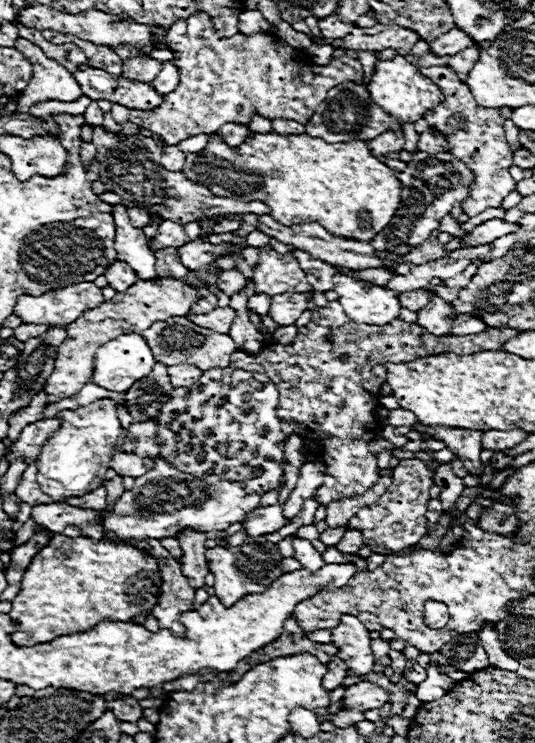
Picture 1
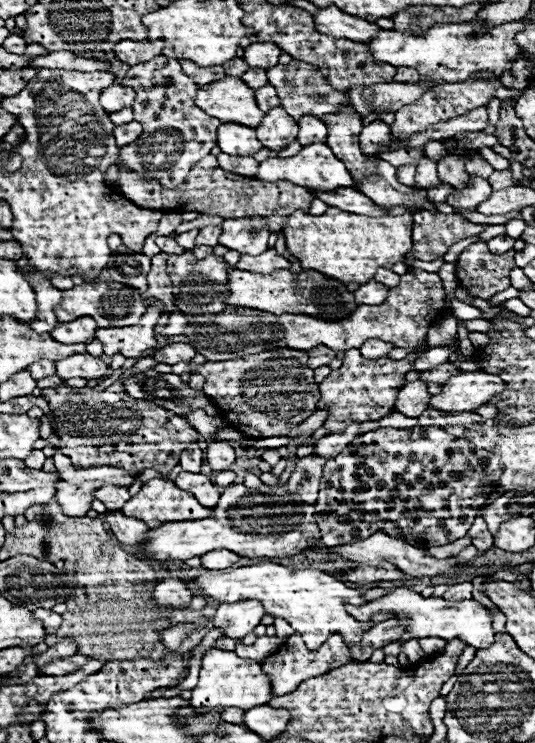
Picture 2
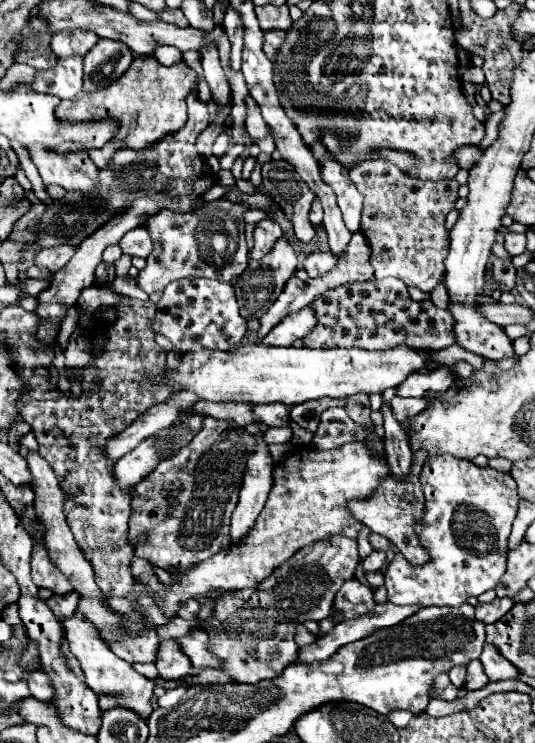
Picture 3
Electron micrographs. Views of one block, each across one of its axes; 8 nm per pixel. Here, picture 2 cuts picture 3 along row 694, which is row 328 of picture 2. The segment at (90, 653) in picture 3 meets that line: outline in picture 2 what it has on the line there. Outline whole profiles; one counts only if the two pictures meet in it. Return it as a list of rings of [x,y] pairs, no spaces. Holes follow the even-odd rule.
[[[154,306],[142,316],[142,326],[122,326],[122,328],[98,328],[96,338],[104,344],[104,354],[124,354],[126,358],[146,358],[144,352],[156,348],[154,326],[162,312]]]

